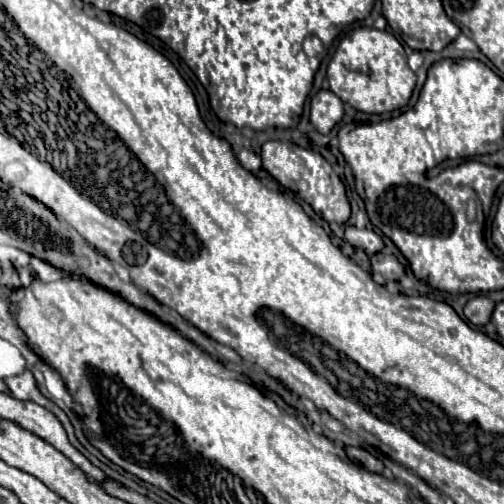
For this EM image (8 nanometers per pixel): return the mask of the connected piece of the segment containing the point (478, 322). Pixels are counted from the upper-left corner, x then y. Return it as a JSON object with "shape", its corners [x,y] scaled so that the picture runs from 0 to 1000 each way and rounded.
{"shape":[[[948,585],[948,589],[937,589],[925,605],[921,605],[921,625],[925,633],[944,645],[944,649],[956,649],[972,637],[972,625],[980,617],[980,597],[972,597],[968,589],[960,585]]]}

